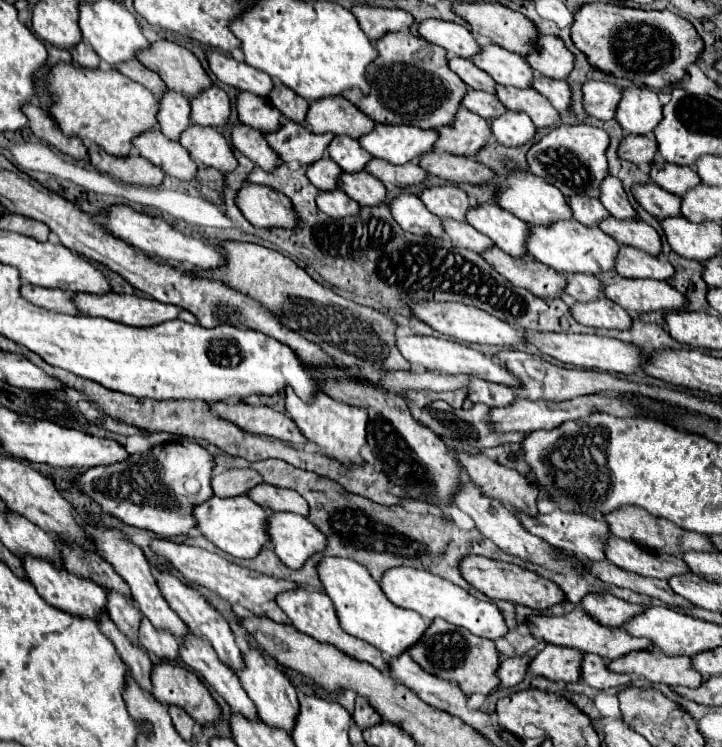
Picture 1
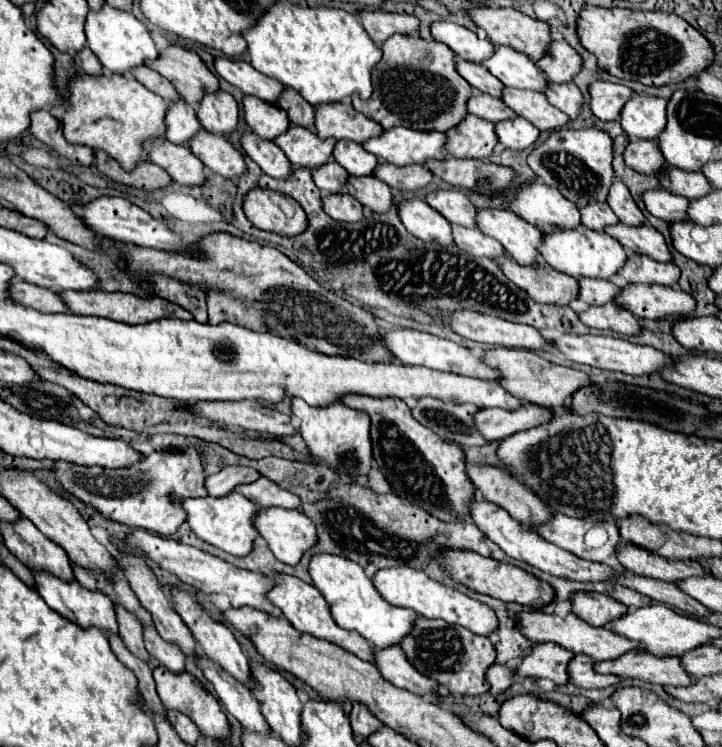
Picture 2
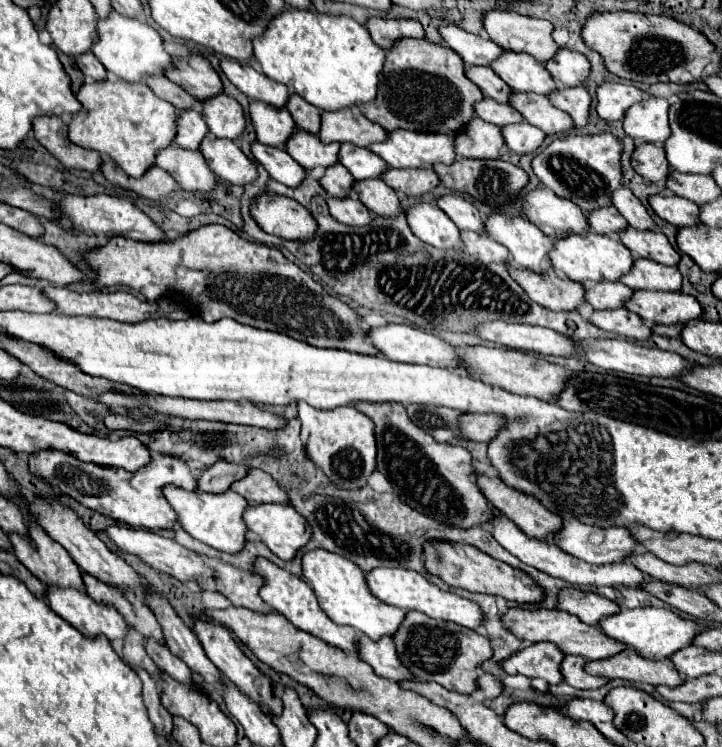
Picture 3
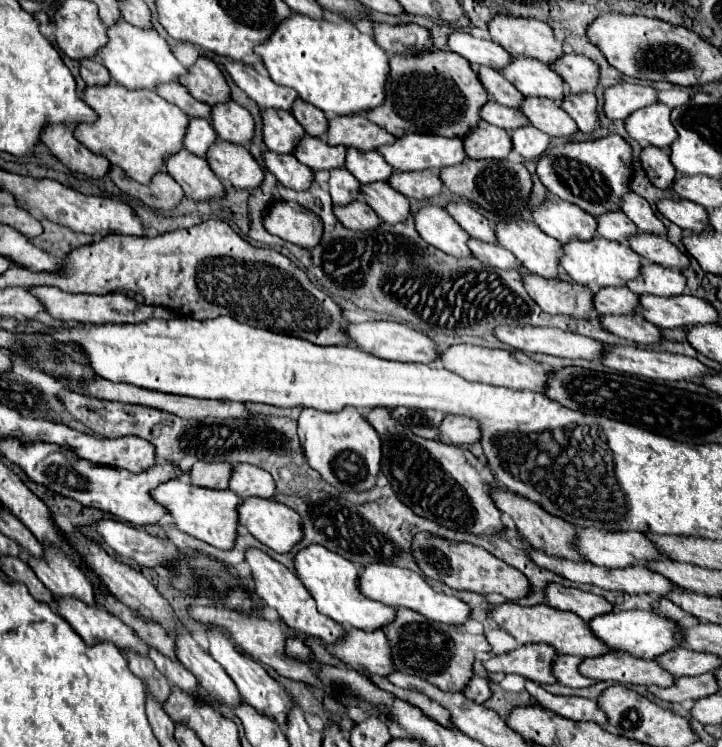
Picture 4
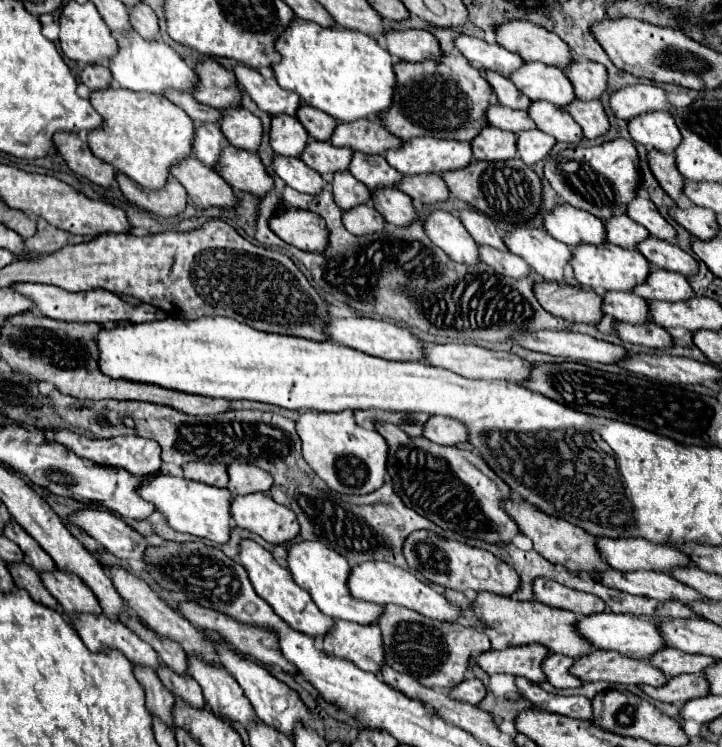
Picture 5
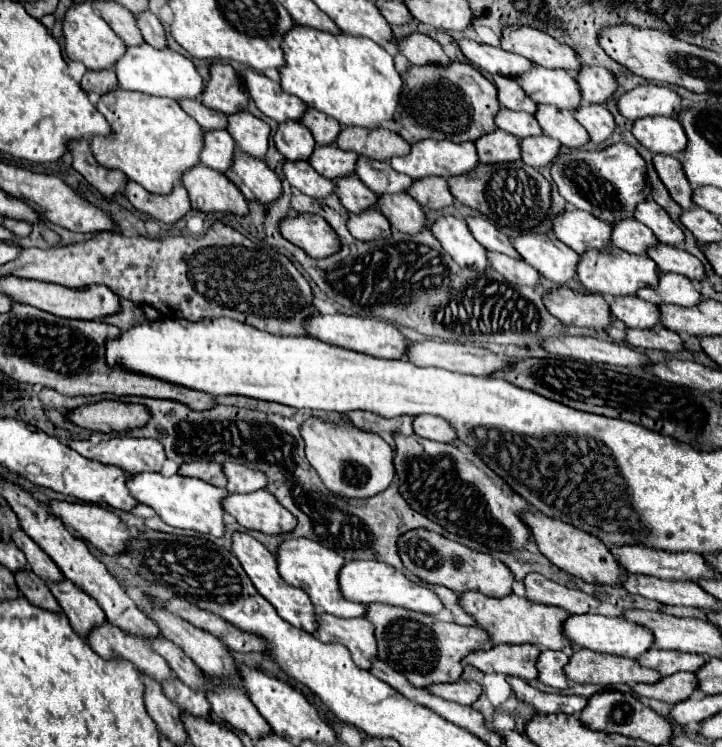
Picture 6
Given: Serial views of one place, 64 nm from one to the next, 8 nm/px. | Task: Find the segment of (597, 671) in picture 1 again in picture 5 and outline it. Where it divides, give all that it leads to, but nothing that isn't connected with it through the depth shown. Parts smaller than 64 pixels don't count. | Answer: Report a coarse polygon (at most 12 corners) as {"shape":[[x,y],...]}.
{"shape":[[548,654],[542,668],[556,688],[578,688],[574,658]]}

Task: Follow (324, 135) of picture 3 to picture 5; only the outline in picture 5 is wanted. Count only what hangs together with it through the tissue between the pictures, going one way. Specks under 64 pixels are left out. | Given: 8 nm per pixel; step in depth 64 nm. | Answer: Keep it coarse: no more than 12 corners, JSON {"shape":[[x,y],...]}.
{"shape":[[380,122],[336,124],[330,142],[364,154],[400,148]]}

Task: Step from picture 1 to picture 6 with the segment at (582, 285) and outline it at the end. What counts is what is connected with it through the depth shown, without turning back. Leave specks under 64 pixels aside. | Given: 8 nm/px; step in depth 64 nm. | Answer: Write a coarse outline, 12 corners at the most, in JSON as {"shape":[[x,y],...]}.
{"shape":[[614,296],[610,312],[628,328],[660,326],[658,306]]}

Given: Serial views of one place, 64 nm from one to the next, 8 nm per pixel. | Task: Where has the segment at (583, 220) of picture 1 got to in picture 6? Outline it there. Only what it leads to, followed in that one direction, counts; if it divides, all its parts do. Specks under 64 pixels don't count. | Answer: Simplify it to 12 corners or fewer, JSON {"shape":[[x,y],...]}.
{"shape":[[638,220],[612,224],[612,244],[646,254],[658,240]]}

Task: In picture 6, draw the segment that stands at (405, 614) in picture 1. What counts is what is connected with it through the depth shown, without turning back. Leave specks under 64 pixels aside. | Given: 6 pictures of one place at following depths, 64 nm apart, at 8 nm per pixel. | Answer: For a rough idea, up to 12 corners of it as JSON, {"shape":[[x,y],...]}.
{"shape":[[308,538],[282,542],[278,570],[318,612],[364,618],[344,600],[334,550]]}

